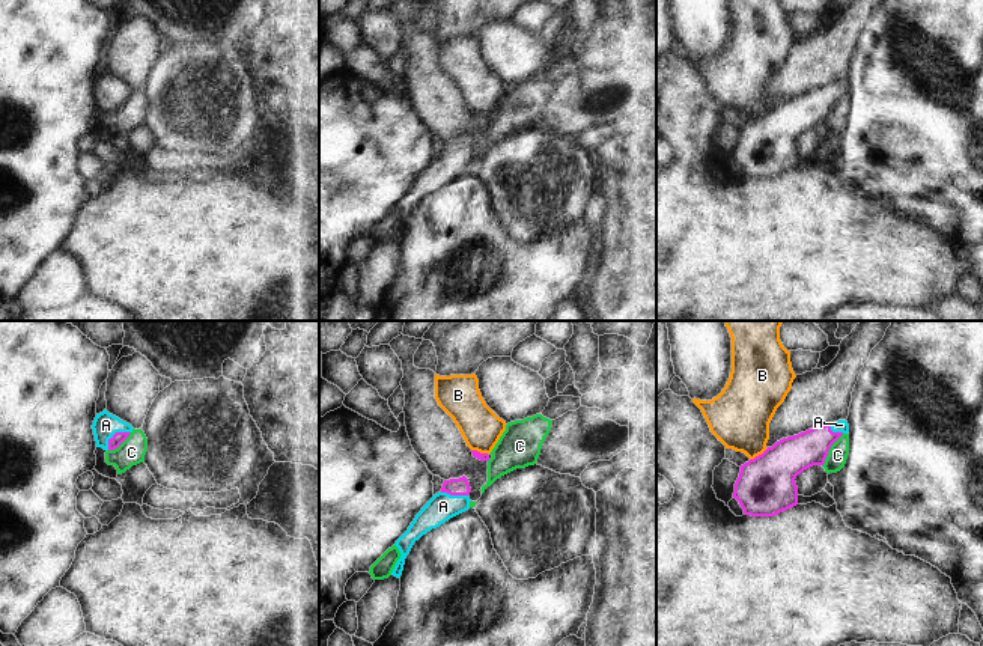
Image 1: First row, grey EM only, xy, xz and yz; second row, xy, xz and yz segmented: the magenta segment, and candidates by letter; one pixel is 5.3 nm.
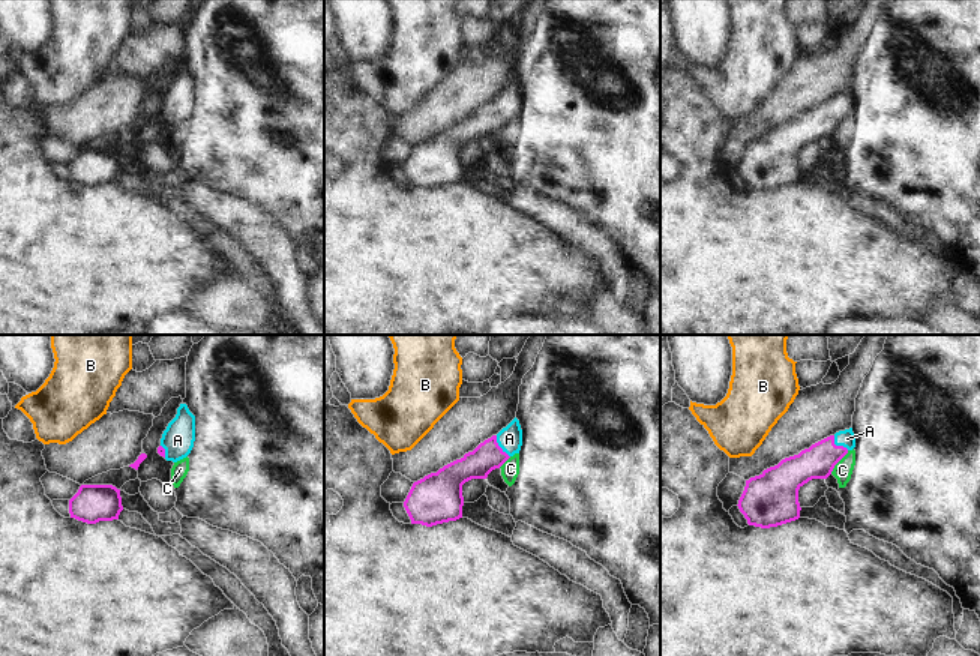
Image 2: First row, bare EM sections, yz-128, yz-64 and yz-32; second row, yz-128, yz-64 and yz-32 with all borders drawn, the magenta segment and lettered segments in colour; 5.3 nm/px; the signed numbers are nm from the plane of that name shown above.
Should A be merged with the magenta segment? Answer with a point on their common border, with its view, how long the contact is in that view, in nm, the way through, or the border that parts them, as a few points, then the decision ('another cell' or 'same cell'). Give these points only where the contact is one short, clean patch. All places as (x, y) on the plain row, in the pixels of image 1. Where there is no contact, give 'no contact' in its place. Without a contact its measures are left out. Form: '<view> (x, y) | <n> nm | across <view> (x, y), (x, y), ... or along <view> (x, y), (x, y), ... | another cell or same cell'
xy (115, 97) | 160 nm | across xy (118, 101), (115, 97), (106, 88) | same cell

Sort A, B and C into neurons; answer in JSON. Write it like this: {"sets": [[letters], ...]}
{"sets": [["A"], ["B"], ["C"]]}

